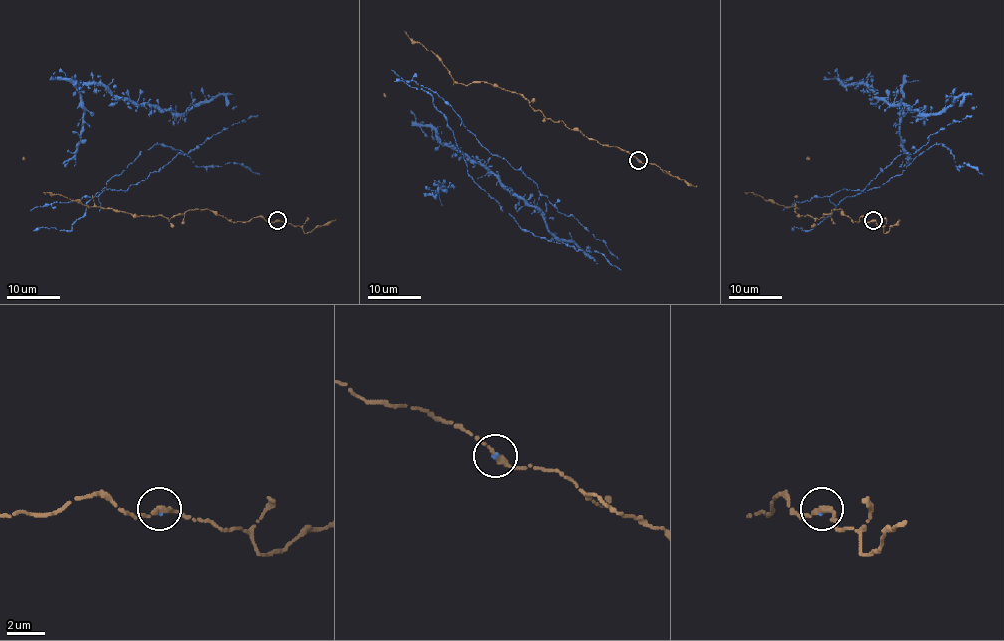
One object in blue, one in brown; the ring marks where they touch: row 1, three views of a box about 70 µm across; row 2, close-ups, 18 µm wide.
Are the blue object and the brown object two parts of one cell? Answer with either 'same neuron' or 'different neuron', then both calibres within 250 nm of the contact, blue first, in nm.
same neuron; calibres 130 and 300 nm

